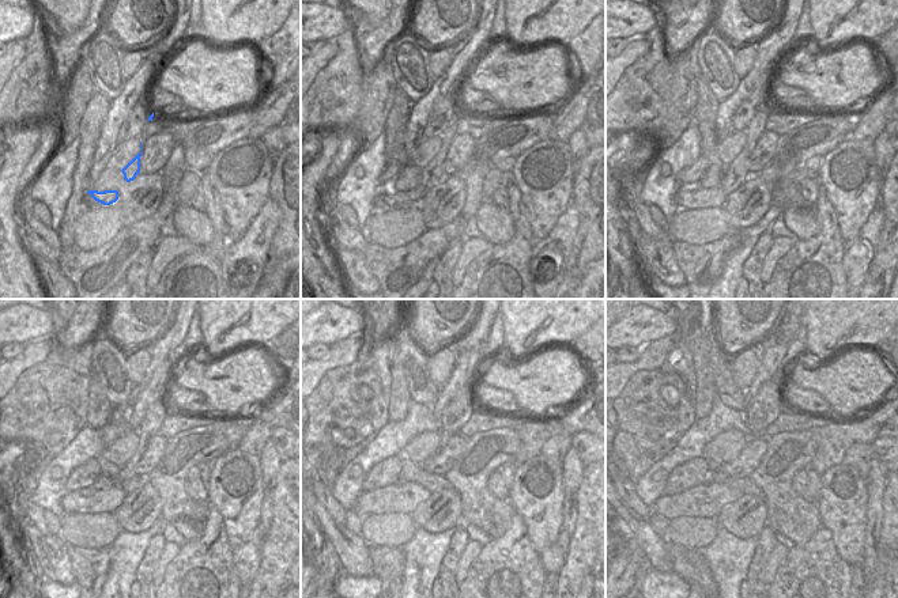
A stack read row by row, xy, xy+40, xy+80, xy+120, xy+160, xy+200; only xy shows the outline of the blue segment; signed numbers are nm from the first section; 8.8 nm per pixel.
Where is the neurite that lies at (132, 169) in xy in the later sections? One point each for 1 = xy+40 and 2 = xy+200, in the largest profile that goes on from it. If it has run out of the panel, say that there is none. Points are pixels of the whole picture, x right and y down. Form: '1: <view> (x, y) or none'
1: xy+40 (433, 173)
2: xy+200 (769, 402)

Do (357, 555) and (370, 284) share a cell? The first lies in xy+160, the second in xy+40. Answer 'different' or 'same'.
same

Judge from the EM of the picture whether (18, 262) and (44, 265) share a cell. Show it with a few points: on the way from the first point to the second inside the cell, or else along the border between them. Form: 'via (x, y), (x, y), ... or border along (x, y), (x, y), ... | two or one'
border along (30, 257), (42, 284) | two

